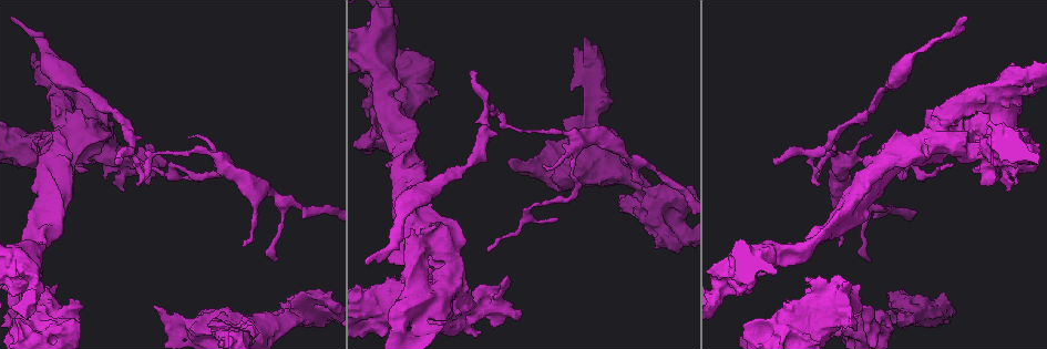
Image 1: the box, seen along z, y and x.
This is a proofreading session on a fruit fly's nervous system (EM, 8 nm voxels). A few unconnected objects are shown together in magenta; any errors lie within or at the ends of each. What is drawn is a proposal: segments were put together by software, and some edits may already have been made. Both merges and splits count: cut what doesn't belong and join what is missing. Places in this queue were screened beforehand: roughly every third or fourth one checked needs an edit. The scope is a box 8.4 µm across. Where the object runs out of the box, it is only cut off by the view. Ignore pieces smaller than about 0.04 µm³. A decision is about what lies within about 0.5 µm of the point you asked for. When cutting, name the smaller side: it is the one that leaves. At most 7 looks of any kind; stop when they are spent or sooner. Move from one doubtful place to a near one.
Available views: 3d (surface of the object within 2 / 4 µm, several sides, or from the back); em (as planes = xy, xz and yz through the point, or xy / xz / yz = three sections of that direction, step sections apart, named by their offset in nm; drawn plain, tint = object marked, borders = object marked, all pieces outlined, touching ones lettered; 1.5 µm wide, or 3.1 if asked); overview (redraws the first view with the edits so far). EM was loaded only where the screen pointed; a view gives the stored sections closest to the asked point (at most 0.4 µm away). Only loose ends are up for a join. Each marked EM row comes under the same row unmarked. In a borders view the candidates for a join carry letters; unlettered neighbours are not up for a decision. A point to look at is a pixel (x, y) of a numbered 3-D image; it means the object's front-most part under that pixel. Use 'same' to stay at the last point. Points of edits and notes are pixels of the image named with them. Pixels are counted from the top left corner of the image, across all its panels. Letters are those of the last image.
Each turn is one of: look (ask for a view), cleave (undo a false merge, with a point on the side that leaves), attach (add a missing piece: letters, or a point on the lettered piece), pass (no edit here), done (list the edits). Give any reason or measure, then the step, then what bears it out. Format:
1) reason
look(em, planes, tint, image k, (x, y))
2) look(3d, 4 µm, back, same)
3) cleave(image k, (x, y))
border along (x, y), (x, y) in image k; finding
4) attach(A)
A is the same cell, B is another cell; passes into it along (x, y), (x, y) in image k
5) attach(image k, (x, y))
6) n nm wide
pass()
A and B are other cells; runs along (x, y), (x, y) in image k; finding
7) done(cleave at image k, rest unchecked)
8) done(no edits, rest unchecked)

branch stops here
look(em, planes, borders, image 1, (213, 310))

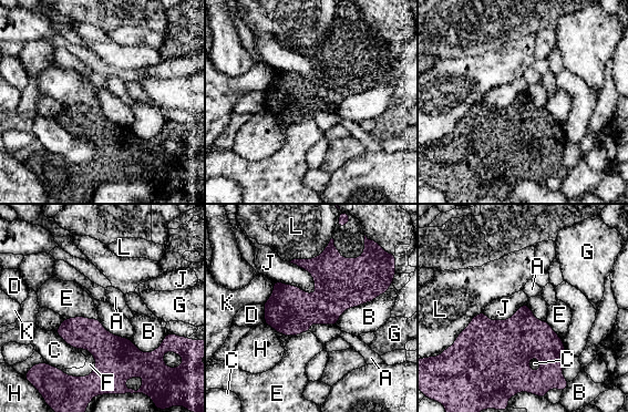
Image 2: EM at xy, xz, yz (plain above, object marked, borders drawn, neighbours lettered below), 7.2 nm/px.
pass()
A, B, C, D, E, F, G, H, J, K and L are other cells; border along (273, 281), (317, 291) in image 2; none of them fits

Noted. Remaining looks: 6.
branch stops here
look(em, xy, step 8, tint, image 1, (117, 160))

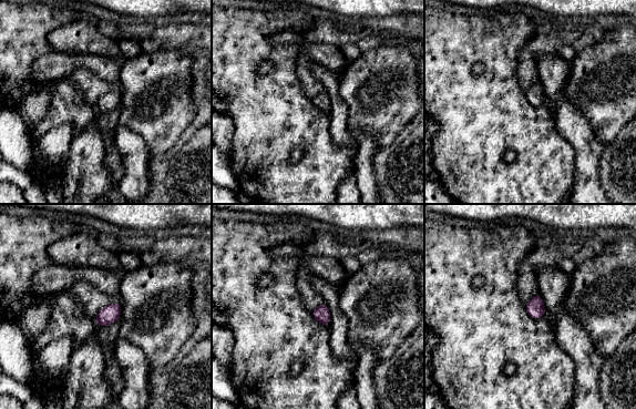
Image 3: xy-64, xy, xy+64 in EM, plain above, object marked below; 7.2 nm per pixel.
another direction
look(em, planes, tint, same)

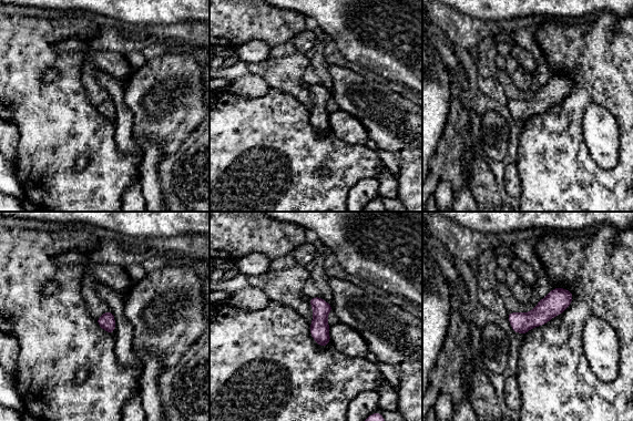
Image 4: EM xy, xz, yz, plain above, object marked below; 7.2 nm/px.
look(em, planes, borders, same)

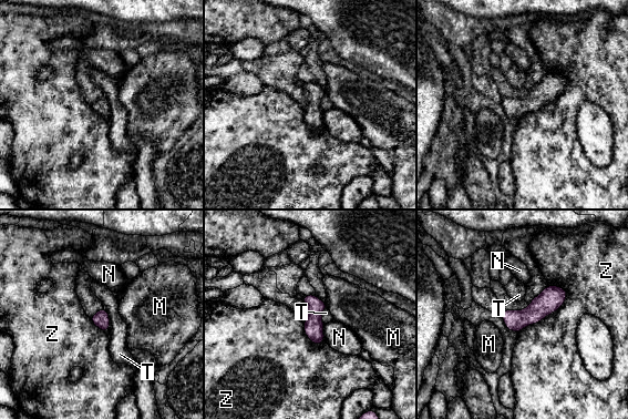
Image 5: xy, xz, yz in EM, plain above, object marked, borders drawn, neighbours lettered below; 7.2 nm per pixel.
pass()
M, N, T and Z are other cells; border along (567, 292), (554, 312), (517, 333) in image 5; none of them fits

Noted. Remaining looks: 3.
branch stops here
look(3d, 4 µm, image 1, (962, 18))

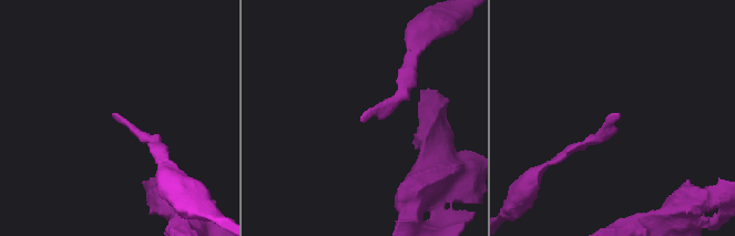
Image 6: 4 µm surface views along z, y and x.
shape alone is not enough
look(em, planes, borders, image 6, (113, 115))

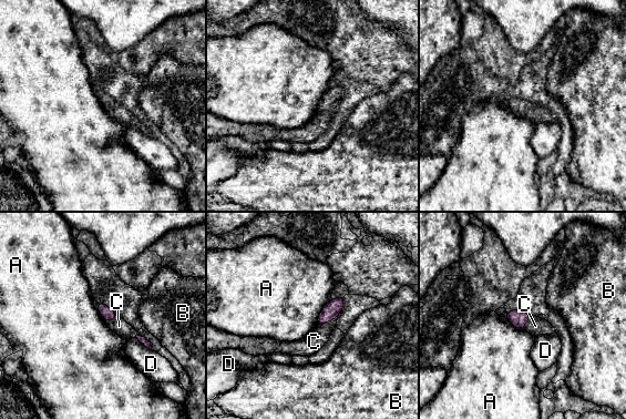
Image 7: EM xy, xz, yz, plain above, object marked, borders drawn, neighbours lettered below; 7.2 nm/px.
90 nm wide
attach(C)
C is the same cell, A, B and D are other cells; passes into it along (330, 312), (327, 322), (314, 341) in image 7; it goes on there

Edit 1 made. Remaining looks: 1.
done(attach at image 7, rest unchecked)

